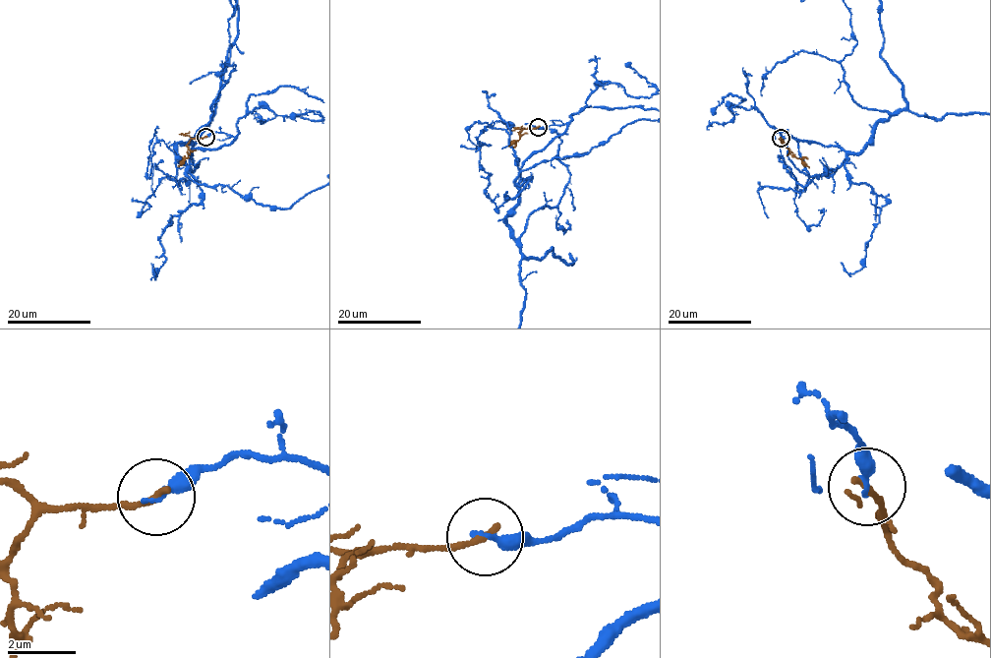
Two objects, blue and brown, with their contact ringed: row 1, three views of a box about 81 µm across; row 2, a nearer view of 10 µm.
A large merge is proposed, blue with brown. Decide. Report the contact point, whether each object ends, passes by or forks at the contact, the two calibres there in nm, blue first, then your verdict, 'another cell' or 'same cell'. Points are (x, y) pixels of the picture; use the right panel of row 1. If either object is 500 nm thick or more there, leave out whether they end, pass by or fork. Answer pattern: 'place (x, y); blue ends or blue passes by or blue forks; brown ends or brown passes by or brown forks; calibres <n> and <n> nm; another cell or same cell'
place (781, 138); blue ends; brown ends; calibres 280 and 200 nm; another cell

